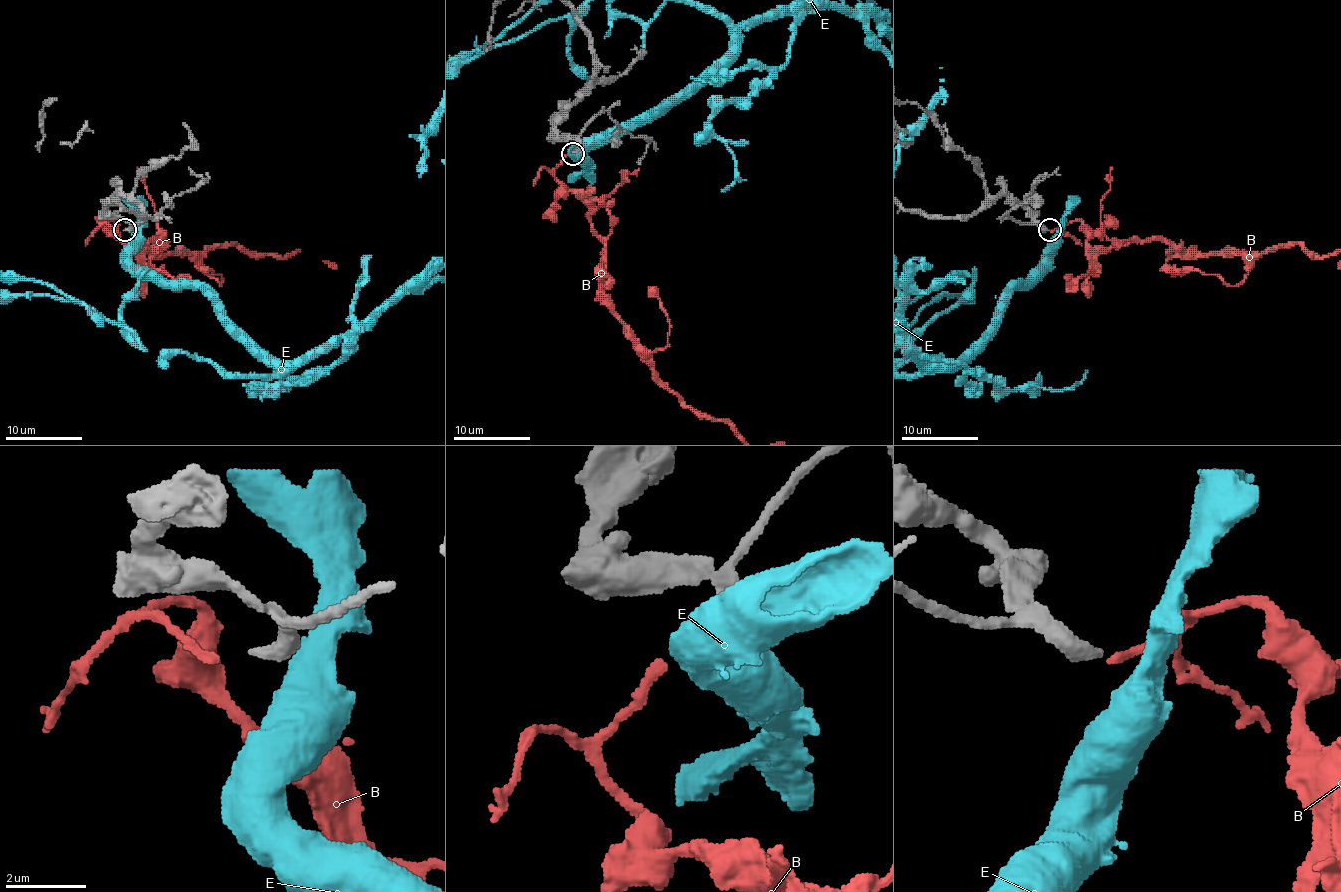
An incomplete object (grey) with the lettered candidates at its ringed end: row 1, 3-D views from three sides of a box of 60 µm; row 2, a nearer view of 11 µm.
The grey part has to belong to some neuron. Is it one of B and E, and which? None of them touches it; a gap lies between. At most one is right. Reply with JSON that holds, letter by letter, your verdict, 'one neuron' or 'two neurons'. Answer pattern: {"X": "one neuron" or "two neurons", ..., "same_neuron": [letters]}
{"B": "two neurons", "E": "two neurons", "same_neuron": []}

